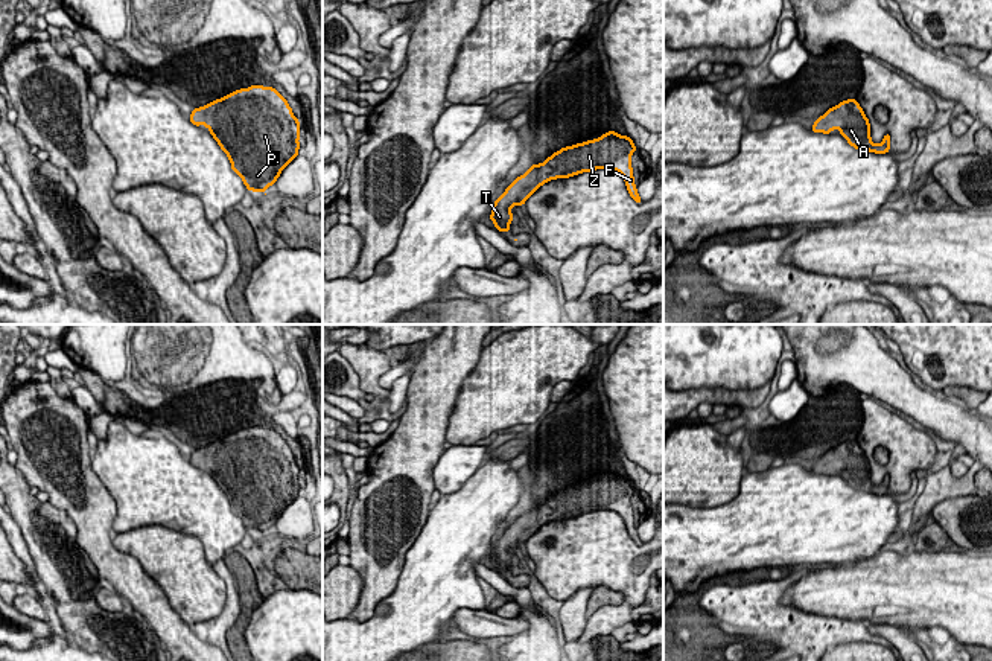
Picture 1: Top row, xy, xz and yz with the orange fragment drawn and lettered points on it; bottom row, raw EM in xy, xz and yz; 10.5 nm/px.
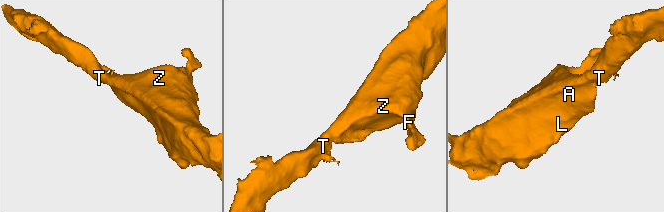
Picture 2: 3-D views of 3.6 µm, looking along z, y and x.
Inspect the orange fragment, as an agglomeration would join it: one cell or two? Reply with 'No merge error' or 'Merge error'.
No merge error

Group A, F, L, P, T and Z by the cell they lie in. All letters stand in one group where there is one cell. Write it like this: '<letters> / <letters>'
A F L P T Z

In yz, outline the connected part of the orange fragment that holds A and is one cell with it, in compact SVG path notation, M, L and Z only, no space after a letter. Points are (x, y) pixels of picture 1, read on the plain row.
M847 440L829 449L814 463L811 472L829 475L837 469L847 484L855 490L875 495L885 495L890 492L889 474L884 477L884 481L879 486L872 483L869 460L866 458L857 440Z

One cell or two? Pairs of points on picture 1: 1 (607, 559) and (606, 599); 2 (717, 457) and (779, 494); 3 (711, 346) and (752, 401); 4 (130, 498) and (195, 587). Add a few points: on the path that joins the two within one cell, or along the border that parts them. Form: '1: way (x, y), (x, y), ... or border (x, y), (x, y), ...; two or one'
1: border (624, 594), (620, 603), (603, 605), (589, 619); two
2: border (743, 475), (738, 492), (729, 501), (720, 504); two
3: border (770, 379), (753, 389), (706, 389); two
4: border (114, 532), (165, 526), (184, 535); two

